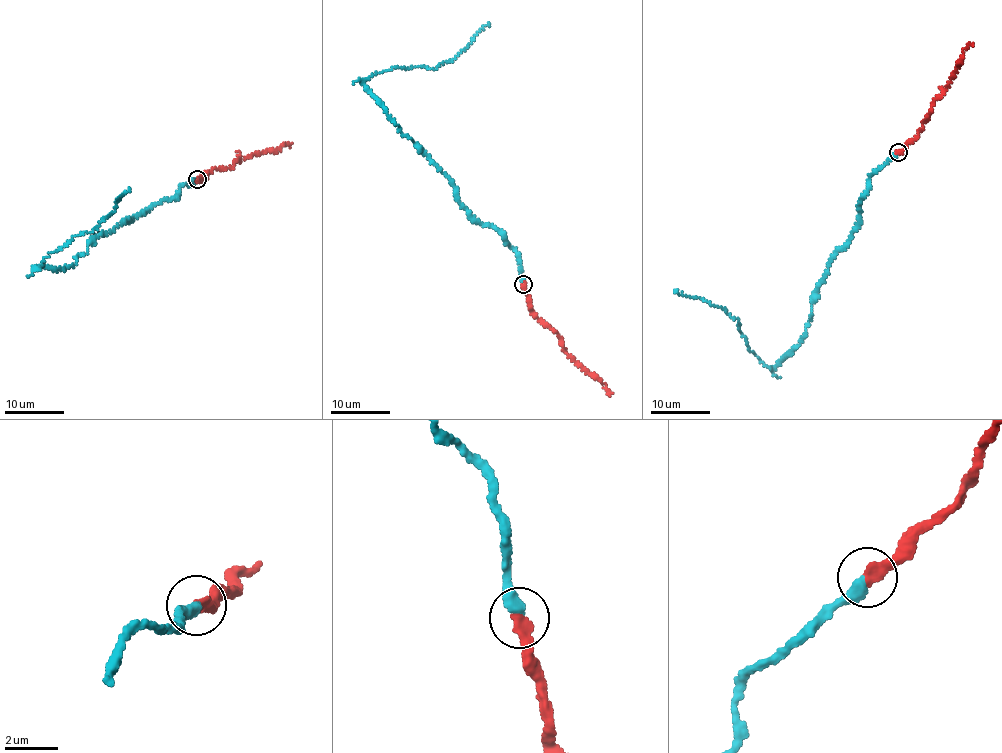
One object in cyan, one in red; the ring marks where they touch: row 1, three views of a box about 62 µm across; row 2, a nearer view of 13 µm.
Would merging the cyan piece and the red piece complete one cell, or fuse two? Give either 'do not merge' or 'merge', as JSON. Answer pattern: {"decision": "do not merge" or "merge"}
{"decision": "merge"}

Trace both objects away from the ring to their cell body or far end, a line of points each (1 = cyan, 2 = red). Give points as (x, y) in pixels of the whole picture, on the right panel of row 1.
1: (896, 153), (873, 171), (855, 227), (814, 296), (806, 329), (774, 368), (747, 347), (737, 319), (675, 290)
2: (898, 152), (919, 133), (934, 101), (944, 94), (965, 47), (972, 45)

